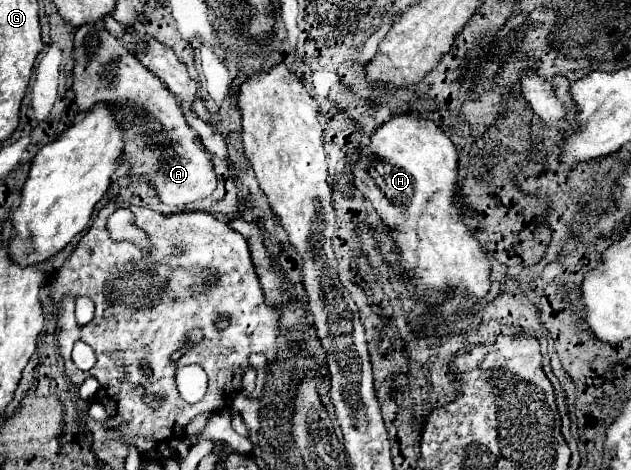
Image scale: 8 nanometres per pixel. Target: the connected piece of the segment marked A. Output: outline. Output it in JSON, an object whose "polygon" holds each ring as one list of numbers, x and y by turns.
{"polygon":[[100,29,98,37,100,47,94,57,88,55,84,43,76,49,72,89,78,109,86,113,90,107,104,103,114,111,124,129,124,153,120,161,130,165,130,177,152,181,162,203,178,207,208,197,216,189,214,167,202,141,188,127,176,97,106,29]]}

